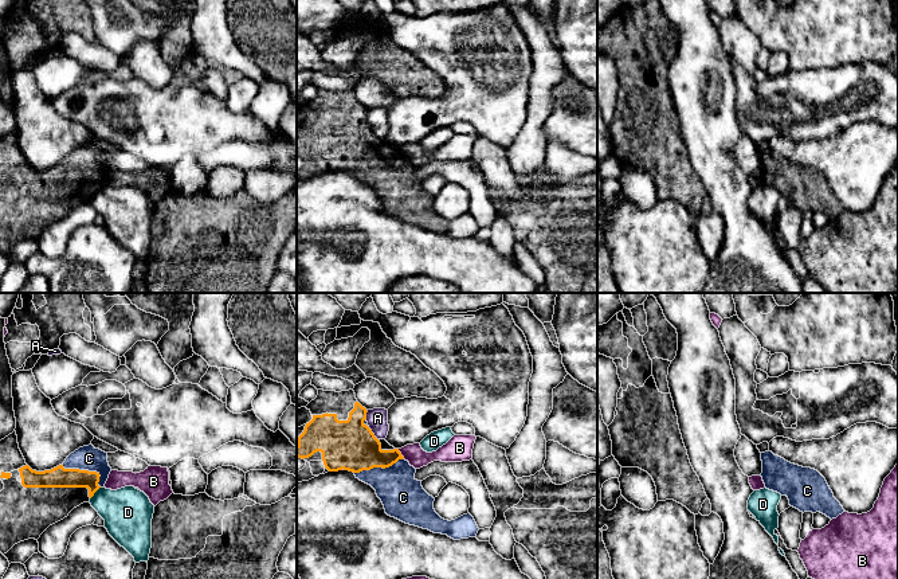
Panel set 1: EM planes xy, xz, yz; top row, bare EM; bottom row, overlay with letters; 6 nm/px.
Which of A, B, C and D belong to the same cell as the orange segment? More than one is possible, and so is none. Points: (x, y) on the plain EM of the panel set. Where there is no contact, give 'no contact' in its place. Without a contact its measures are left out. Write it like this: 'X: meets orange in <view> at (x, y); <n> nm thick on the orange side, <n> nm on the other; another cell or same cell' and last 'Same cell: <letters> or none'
A: meets orange in xz at (373, 133); 300 nm thick on the orange side, 130 nm on the other; another cell
B: meets orange in xz at (400, 152); 240 nm thick on the orange side, 120 nm on the other; another cell
C: meets orange in xy at (86, 169); 130 nm thick on the orange side, 140 nm on the other; same cell
D: meets orange in xy at (94, 191); 130 nm thick on the orange side, 300 nm on the other; another cell
Same cell: C

